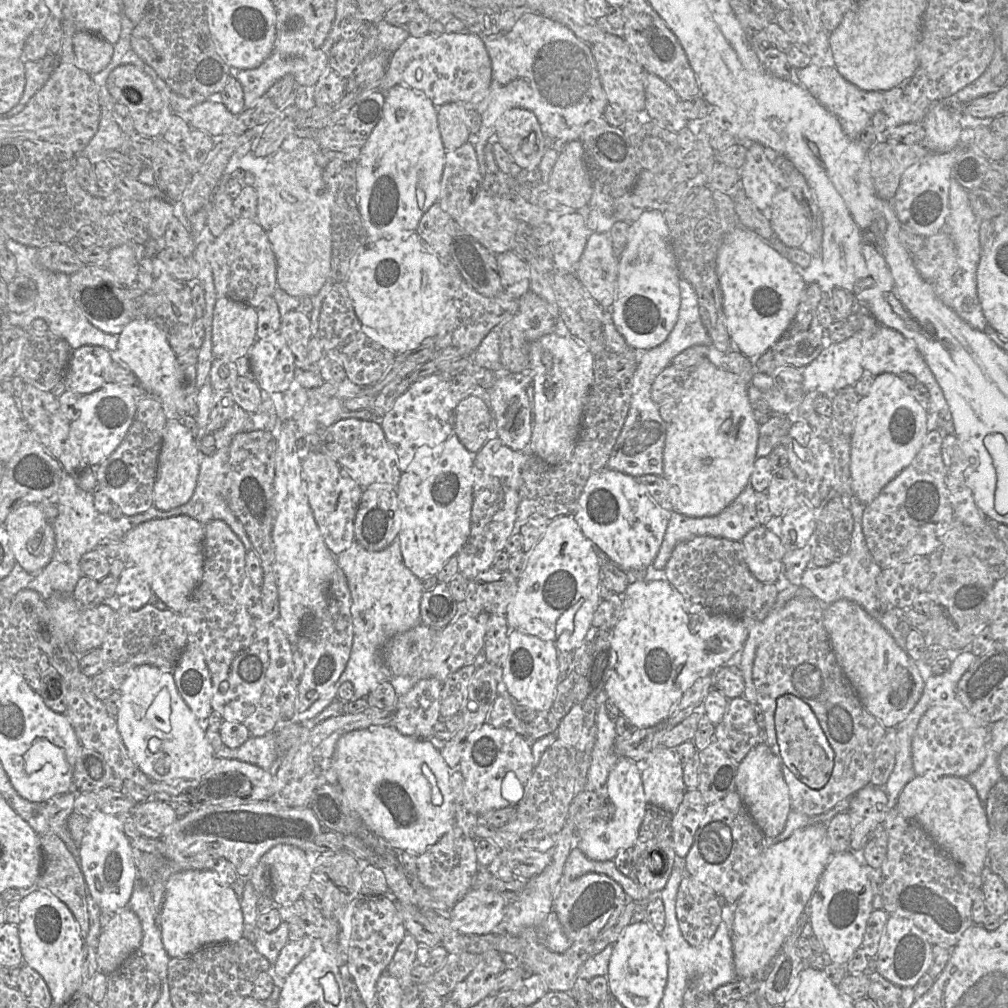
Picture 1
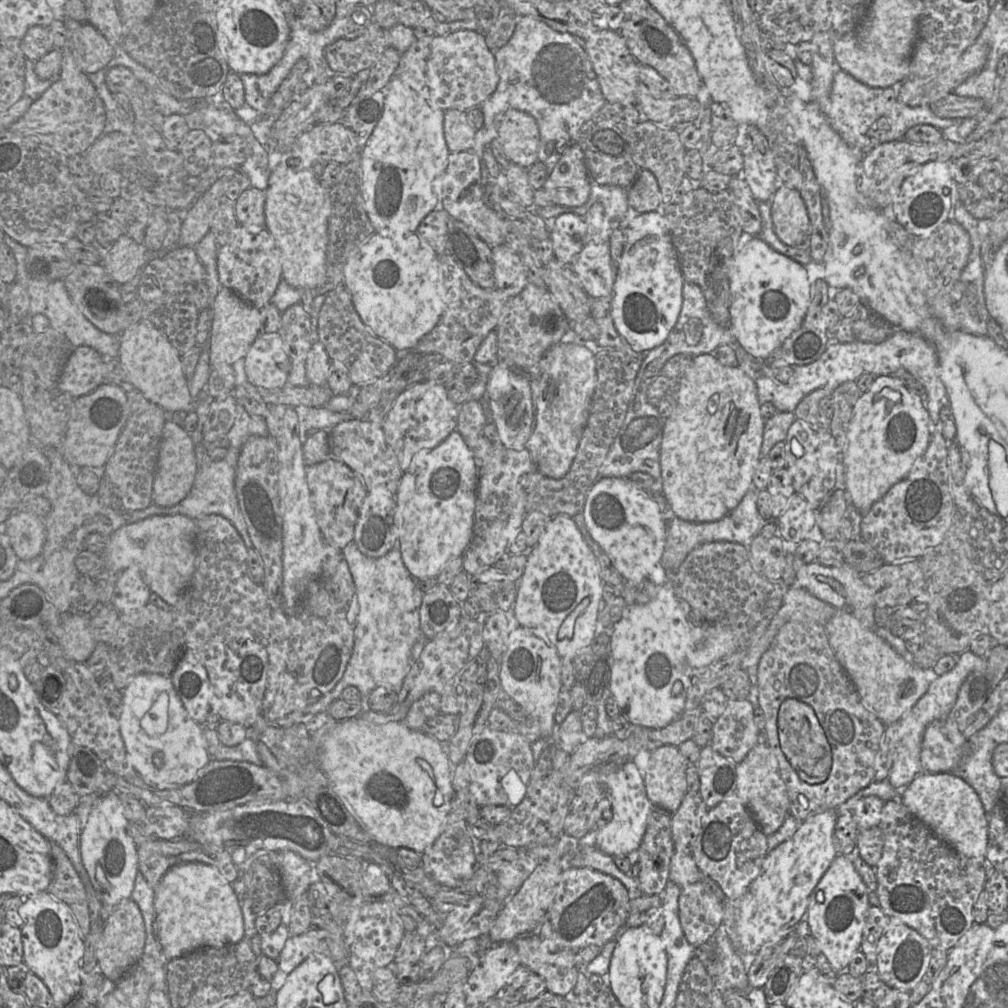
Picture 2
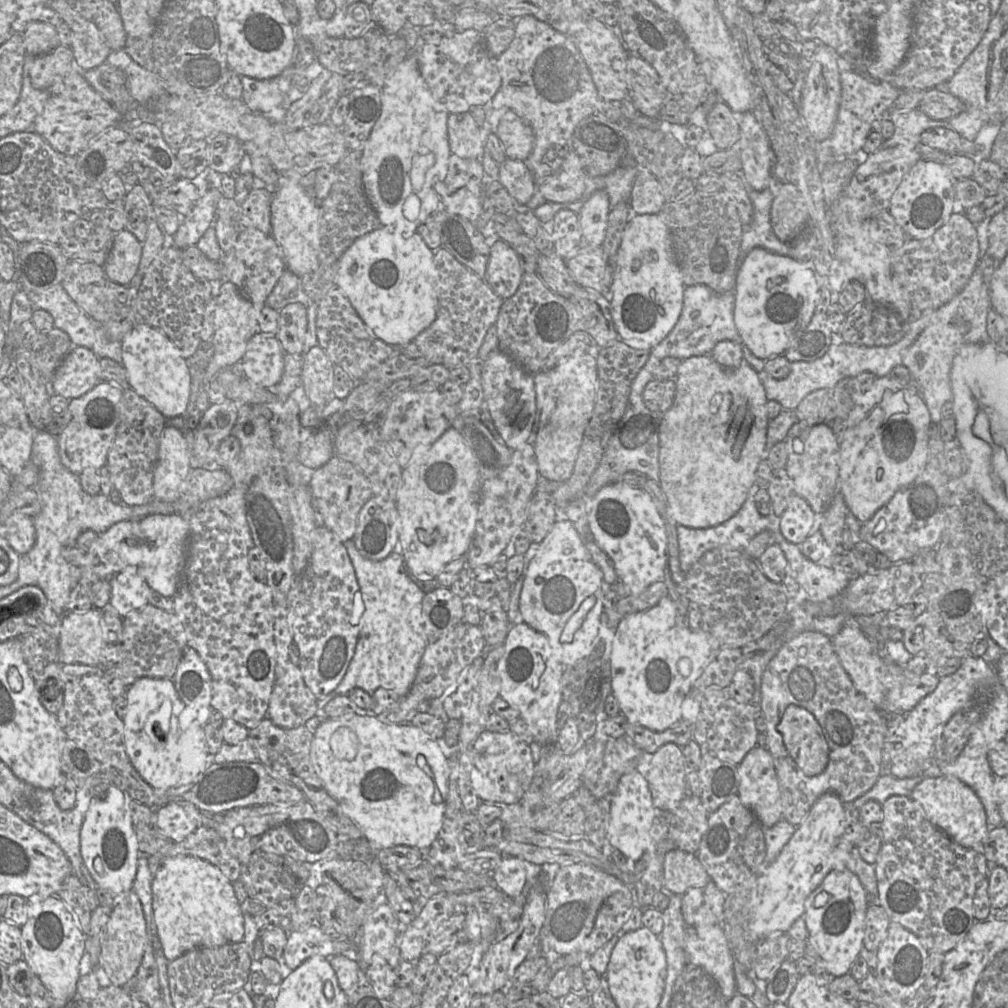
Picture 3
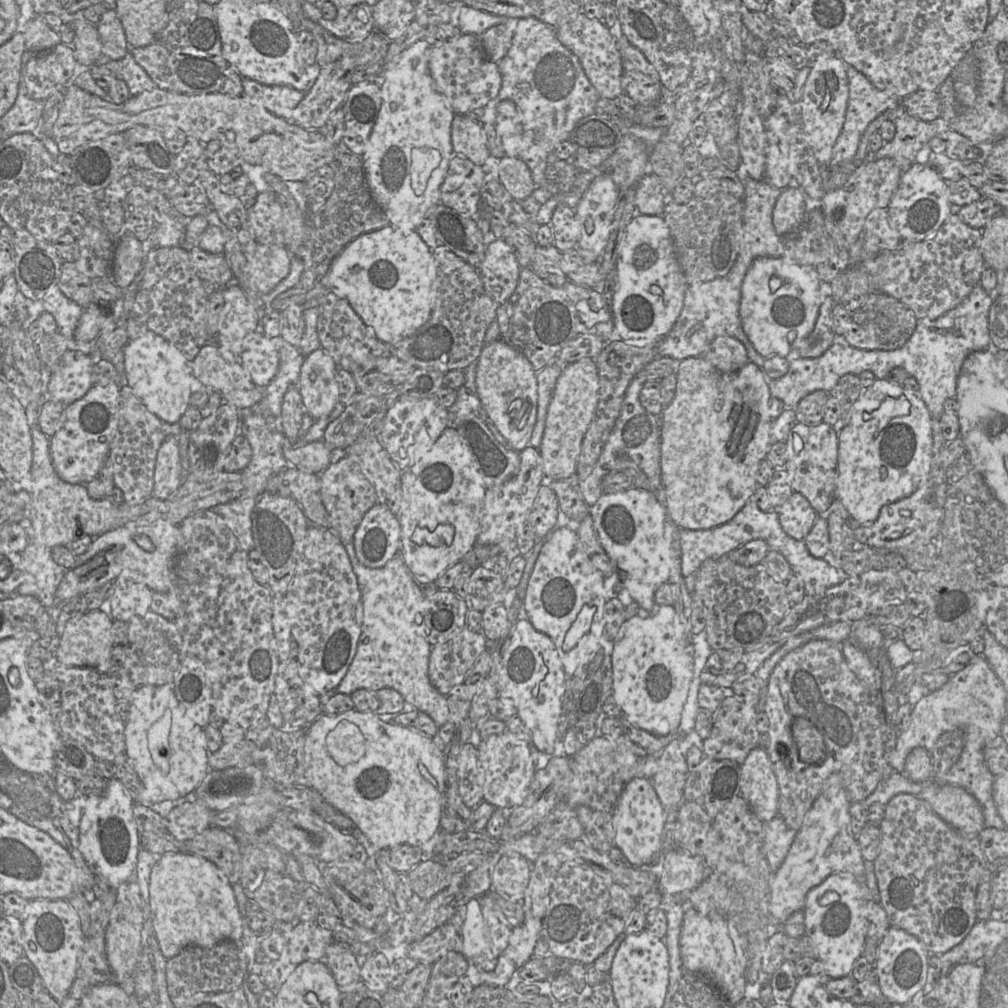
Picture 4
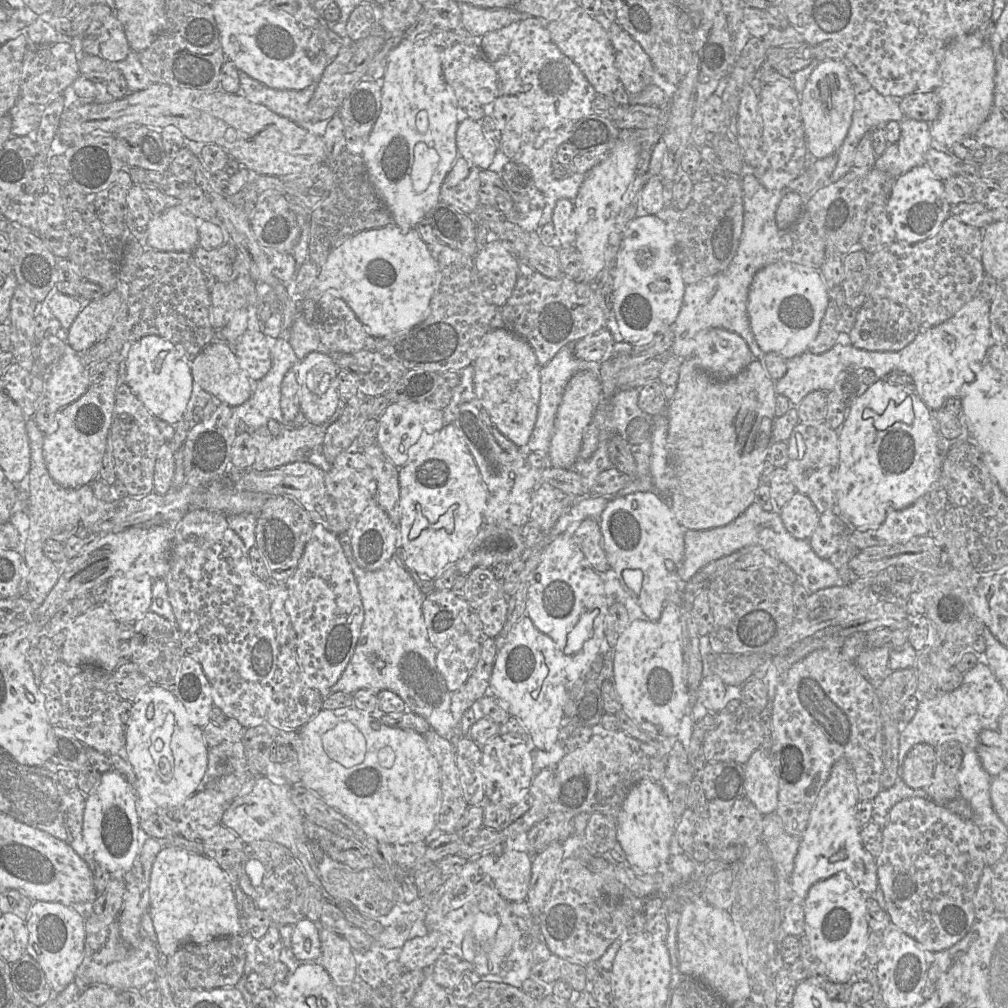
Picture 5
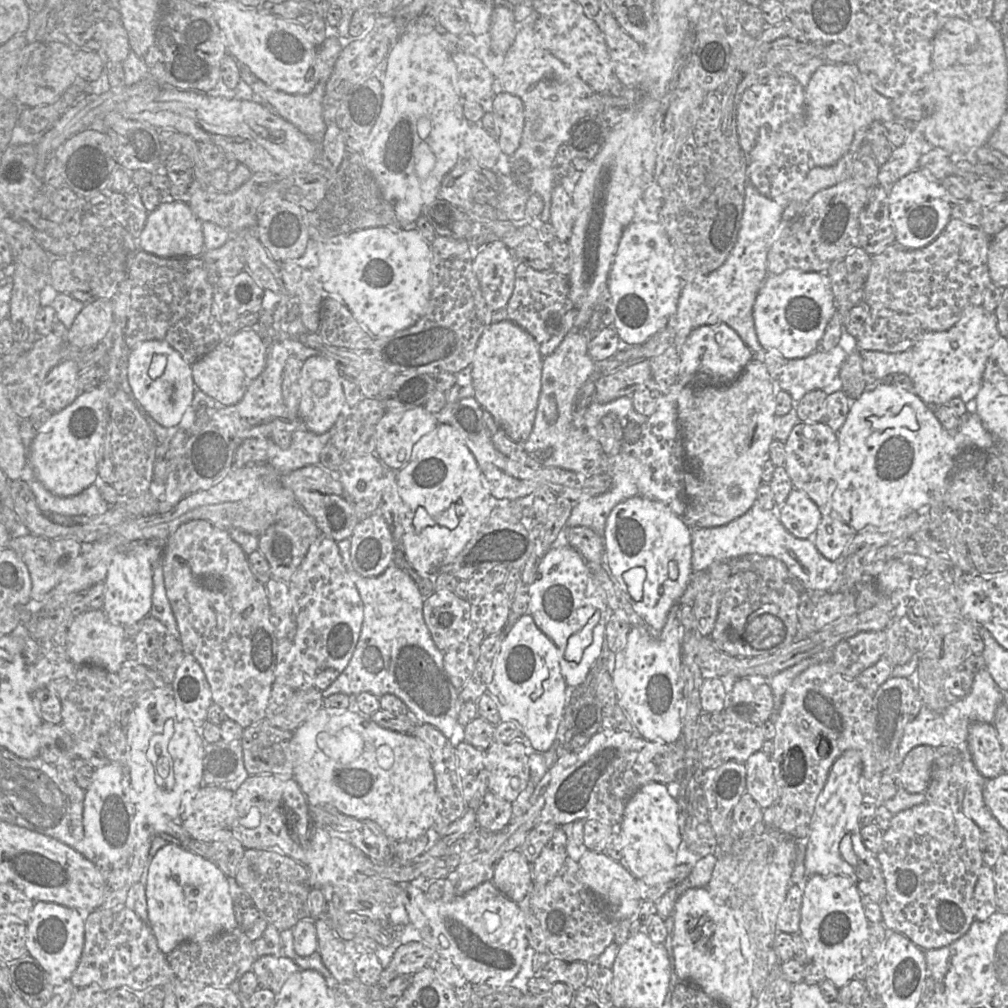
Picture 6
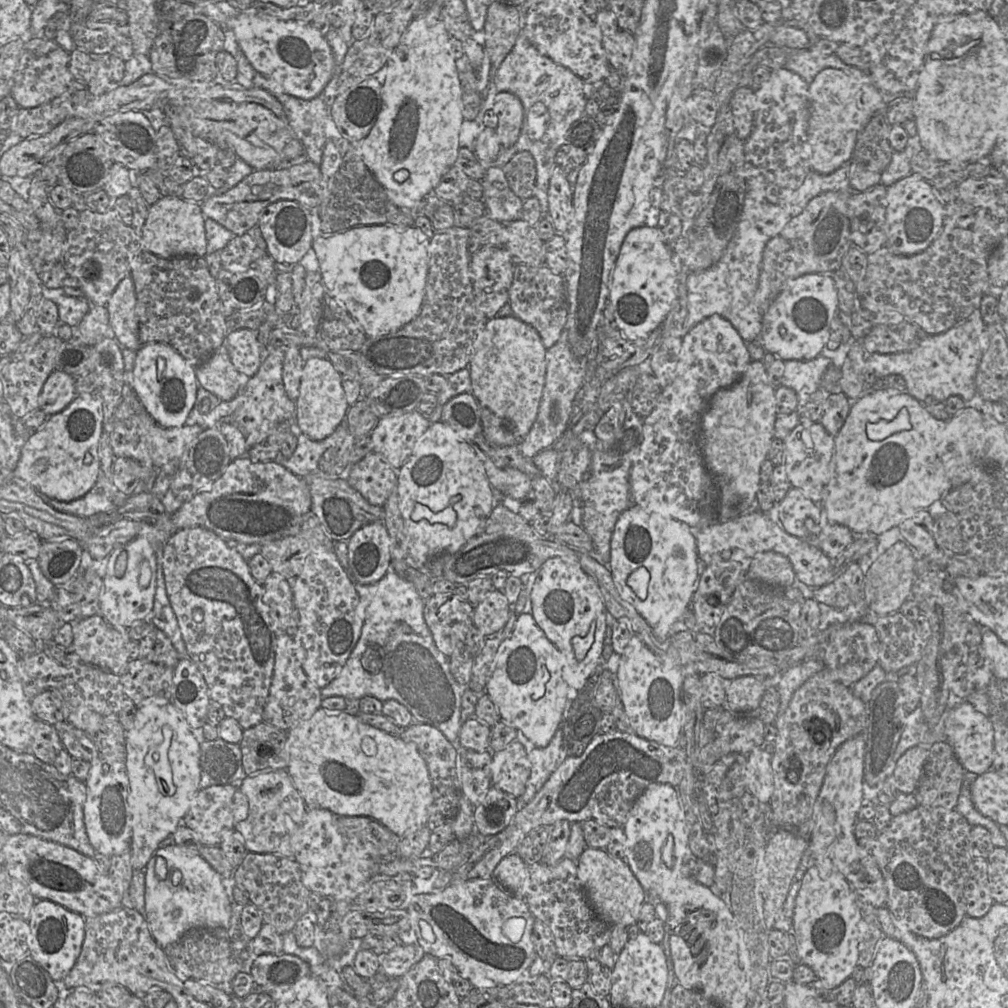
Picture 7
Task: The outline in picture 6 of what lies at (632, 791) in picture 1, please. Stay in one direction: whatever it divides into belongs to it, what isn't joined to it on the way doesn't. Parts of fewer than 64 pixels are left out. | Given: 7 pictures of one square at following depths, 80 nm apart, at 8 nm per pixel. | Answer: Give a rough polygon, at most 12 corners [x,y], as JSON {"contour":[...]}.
{"contour":[[650,782],[619,825],[636,879],[701,859],[679,827],[666,784]]}

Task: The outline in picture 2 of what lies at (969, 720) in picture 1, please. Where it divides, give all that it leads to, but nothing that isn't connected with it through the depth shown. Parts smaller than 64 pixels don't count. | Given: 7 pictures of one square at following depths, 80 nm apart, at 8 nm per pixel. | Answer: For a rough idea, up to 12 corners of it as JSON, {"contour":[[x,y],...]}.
{"contour":[[935,721],[925,729],[923,772],[951,772],[967,740],[956,724]]}

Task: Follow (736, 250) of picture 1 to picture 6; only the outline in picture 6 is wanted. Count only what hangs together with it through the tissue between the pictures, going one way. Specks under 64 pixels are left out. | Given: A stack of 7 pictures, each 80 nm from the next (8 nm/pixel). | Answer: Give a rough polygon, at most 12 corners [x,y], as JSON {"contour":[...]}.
{"contour":[[826,273],[768,275],[758,341],[786,360],[819,349],[835,298]]}

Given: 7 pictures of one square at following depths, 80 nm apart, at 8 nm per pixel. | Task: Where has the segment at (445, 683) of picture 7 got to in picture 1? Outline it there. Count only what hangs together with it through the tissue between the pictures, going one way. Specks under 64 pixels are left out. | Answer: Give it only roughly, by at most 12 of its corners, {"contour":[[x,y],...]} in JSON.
{"contour":[[400,543],[338,554],[353,642],[339,679],[289,722],[391,681],[385,643],[421,623],[421,580]]}

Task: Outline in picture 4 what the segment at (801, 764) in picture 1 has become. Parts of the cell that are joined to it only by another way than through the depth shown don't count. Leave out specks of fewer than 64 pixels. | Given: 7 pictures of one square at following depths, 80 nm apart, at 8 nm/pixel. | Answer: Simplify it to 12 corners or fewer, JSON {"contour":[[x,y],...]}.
{"contour":[[795,719],[792,734],[802,762],[825,759],[823,736],[809,720]]}

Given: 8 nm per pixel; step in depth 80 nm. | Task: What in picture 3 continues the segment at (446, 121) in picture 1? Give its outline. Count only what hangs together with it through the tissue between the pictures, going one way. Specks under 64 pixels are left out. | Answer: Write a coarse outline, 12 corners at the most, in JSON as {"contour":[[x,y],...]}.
{"contour":[[450,113],[451,152],[482,159],[485,141],[467,113]]}

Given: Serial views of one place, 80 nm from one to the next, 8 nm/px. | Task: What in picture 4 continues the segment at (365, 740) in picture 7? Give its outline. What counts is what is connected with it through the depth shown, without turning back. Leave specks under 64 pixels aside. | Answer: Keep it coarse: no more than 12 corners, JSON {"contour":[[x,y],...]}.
{"contour":[[355,708],[305,729],[309,787],[377,851],[421,847],[433,737]]}

